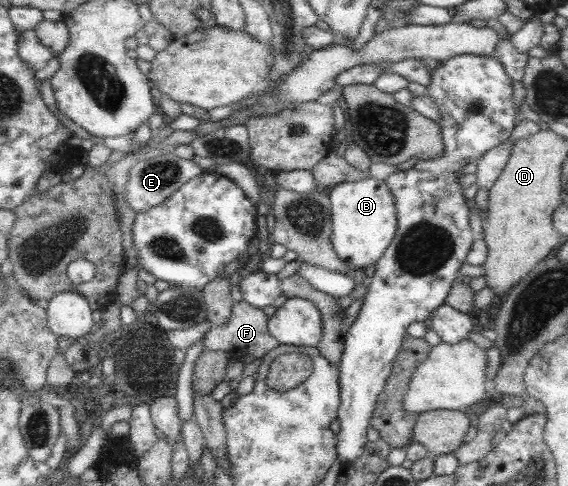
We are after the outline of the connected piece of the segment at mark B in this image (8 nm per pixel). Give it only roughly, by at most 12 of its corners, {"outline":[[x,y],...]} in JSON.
{"outline":[[367,174],[328,191],[330,242],[350,269],[396,232],[388,184]]}

